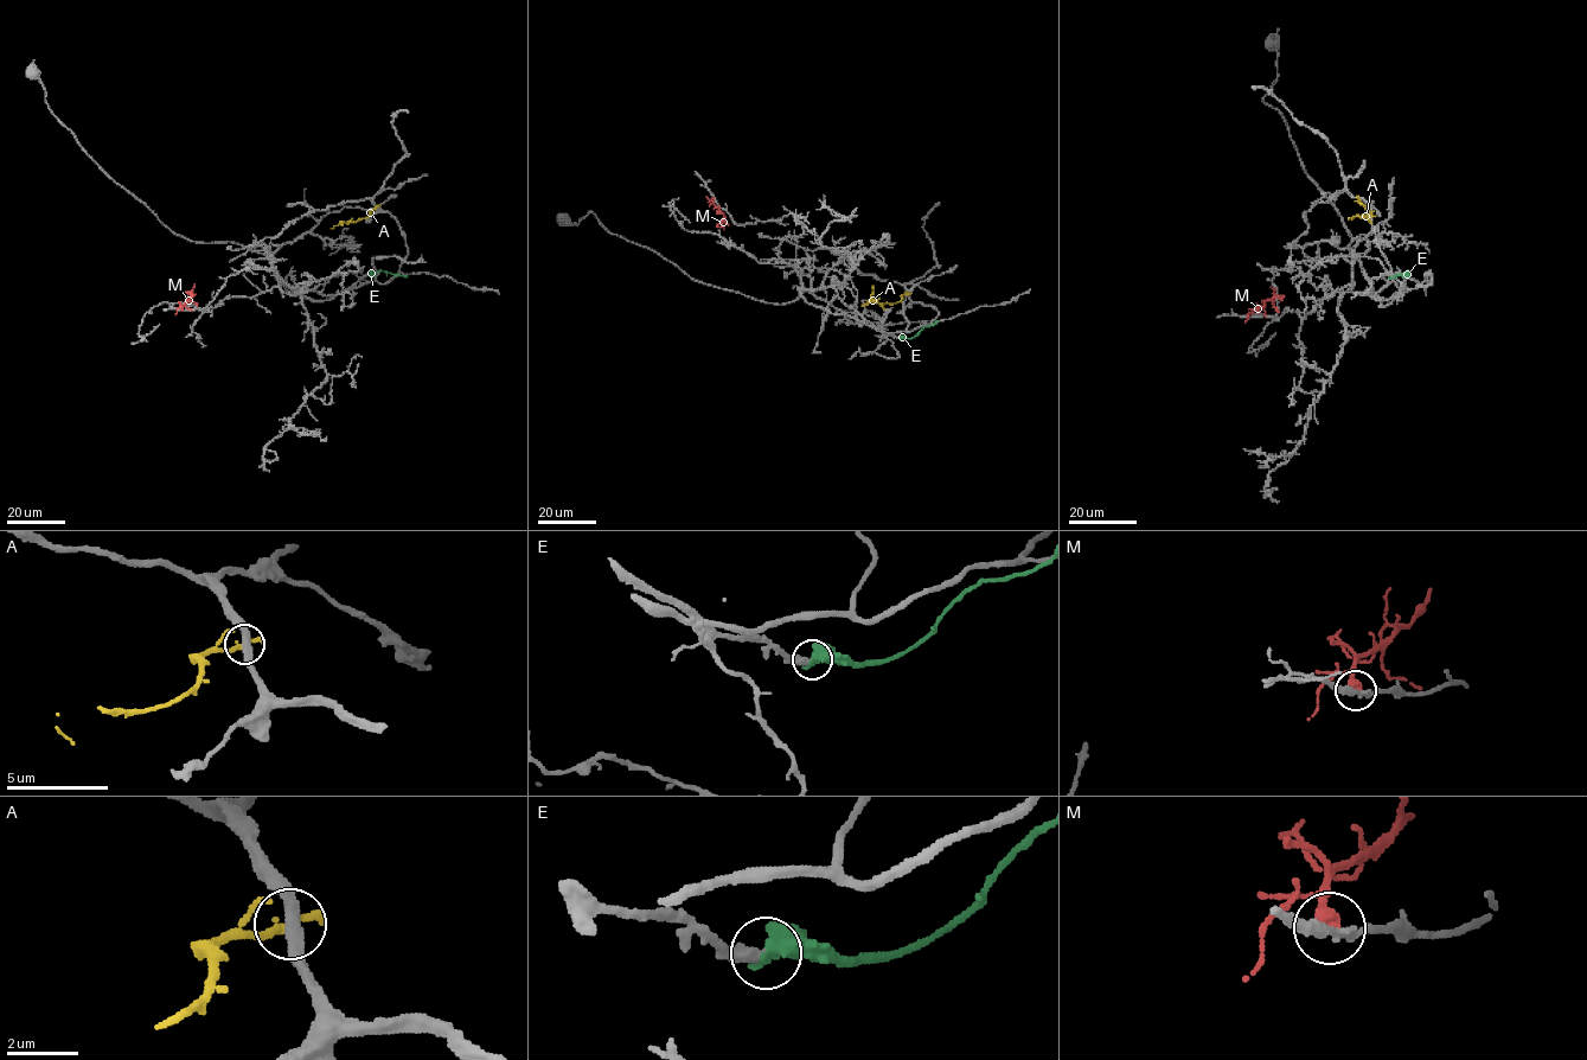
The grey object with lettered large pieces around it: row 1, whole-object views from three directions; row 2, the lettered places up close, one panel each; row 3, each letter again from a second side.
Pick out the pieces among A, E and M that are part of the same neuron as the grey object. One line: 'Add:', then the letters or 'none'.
Add: E

